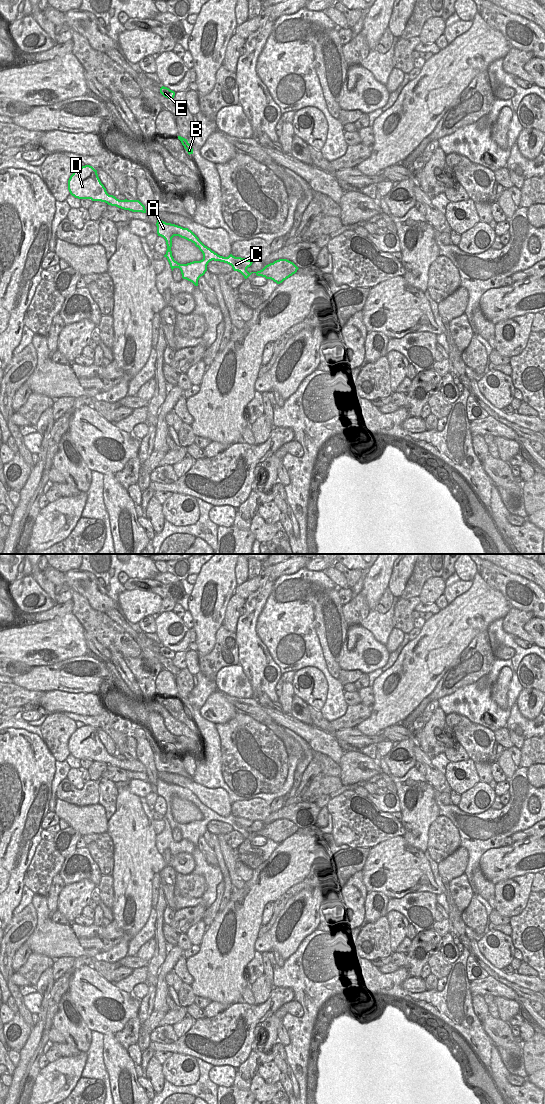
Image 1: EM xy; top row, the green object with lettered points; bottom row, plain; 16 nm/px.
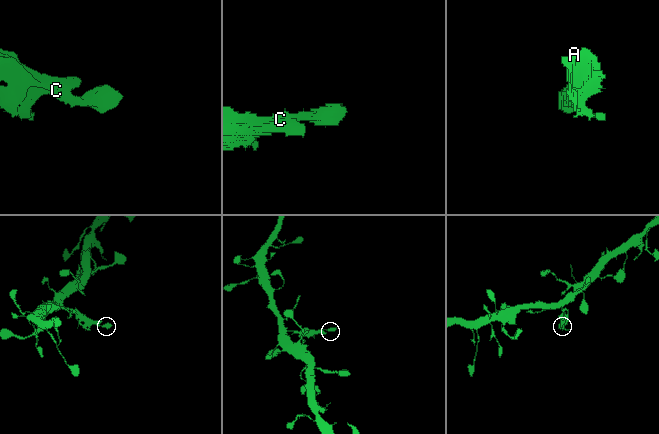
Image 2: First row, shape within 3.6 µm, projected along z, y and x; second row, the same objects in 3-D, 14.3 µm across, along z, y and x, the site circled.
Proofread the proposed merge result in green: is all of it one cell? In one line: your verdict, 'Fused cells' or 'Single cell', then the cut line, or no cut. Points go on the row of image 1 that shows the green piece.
Fused cells. Split along xy (145, 209), (142, 212)

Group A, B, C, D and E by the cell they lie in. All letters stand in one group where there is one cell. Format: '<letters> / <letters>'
A C / B D E

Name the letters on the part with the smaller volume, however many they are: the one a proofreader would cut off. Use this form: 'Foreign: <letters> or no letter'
Foreign: A, C

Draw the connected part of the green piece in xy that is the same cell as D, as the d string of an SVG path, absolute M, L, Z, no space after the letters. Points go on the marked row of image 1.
M90 165L77 168L73 172L68 180L68 190L72 196L78 199L101 201L132 212L146 210L139 200L119 200L115 196L109 195L98 177L97 170Z

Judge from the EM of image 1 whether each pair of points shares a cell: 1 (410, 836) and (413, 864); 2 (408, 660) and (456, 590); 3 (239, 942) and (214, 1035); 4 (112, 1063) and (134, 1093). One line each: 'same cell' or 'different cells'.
1: different cells
2: different cells
3: different cells
4: same cell

